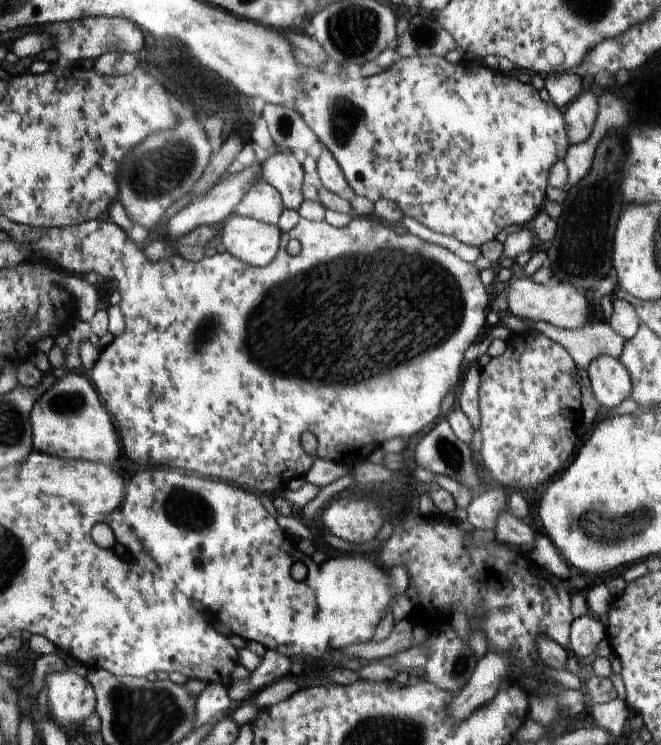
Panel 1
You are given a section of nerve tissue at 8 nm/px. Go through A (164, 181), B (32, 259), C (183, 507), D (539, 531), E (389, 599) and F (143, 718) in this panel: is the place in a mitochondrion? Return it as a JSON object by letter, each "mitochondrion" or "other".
{"A":"mitochondrion","B":"other","C":"mitochondrion","D":"other","E":"other","F":"mitochondrion"}

